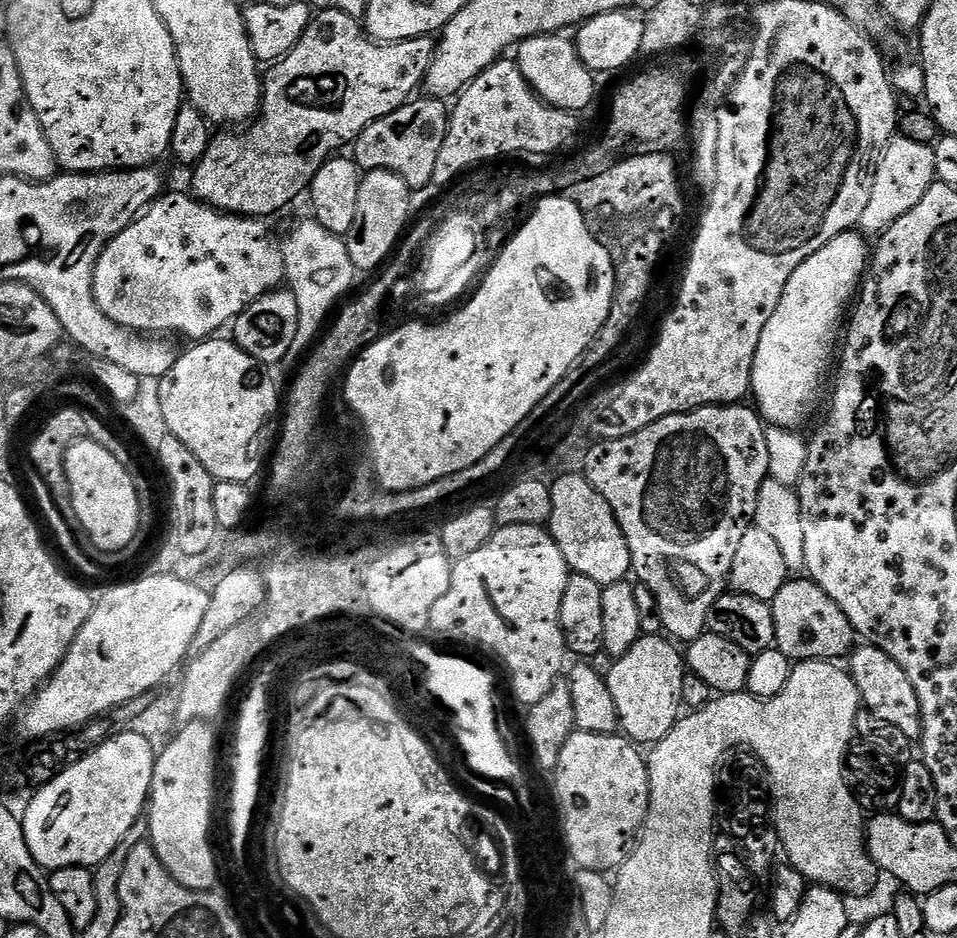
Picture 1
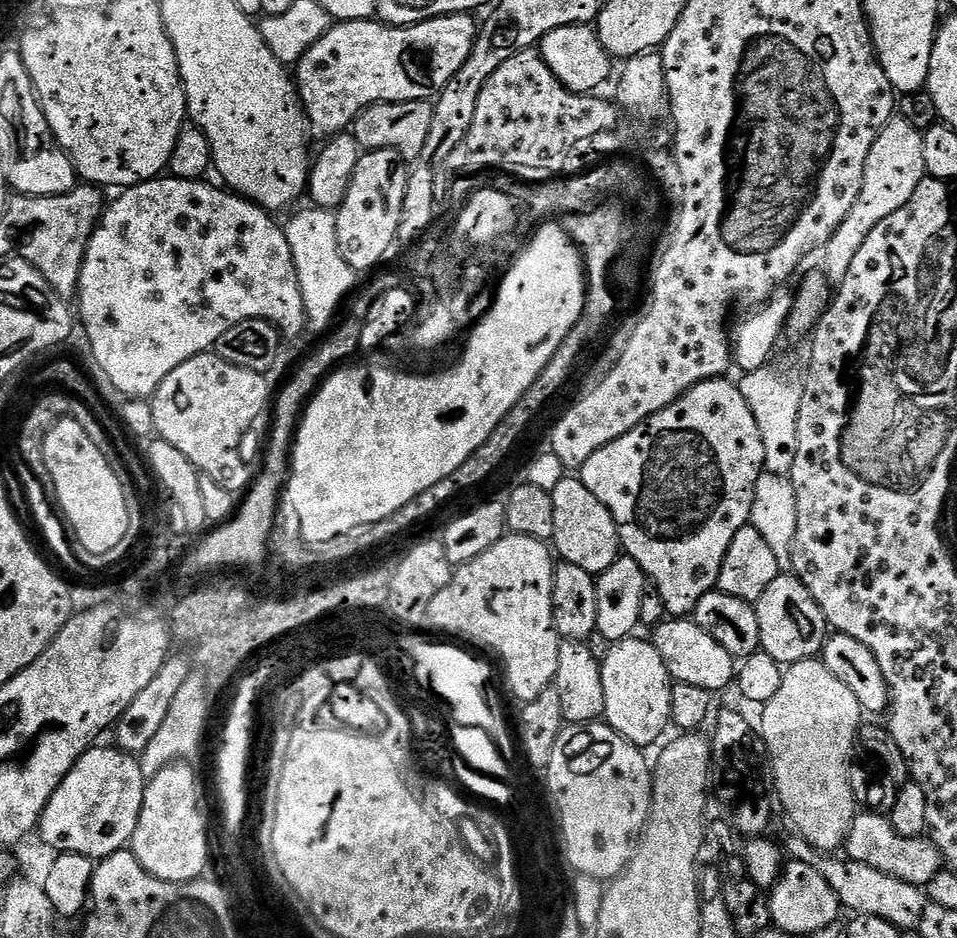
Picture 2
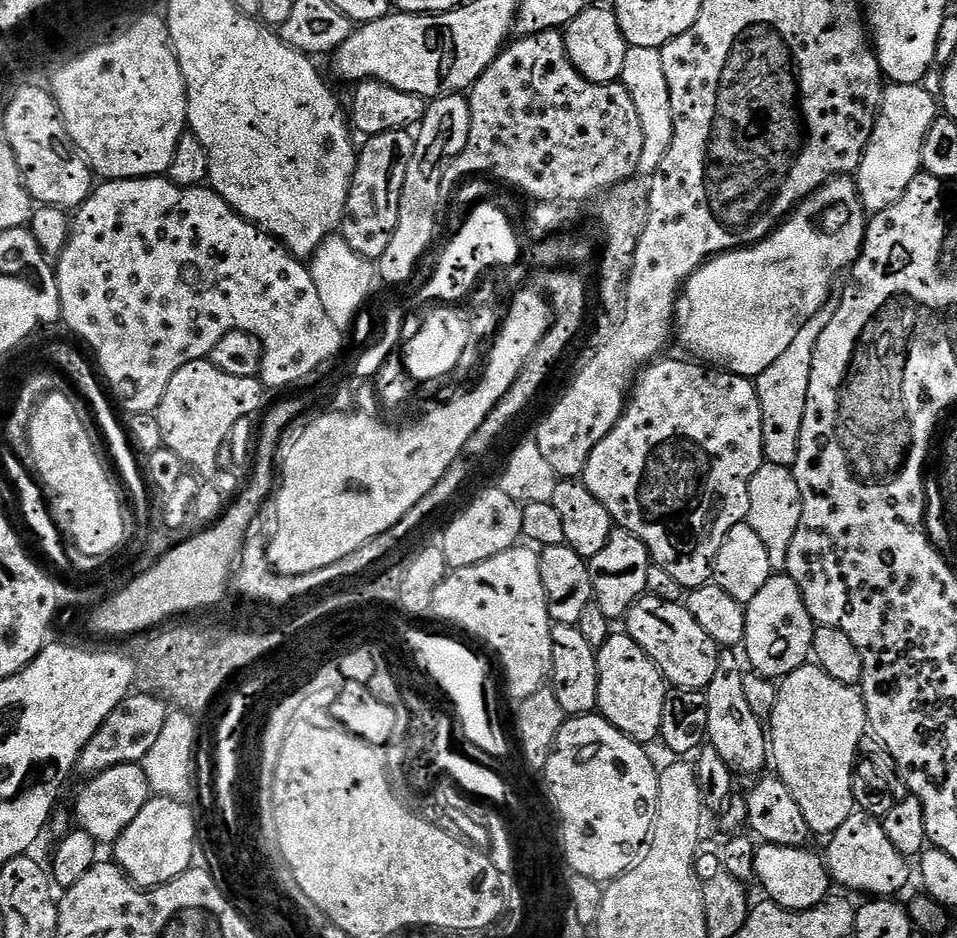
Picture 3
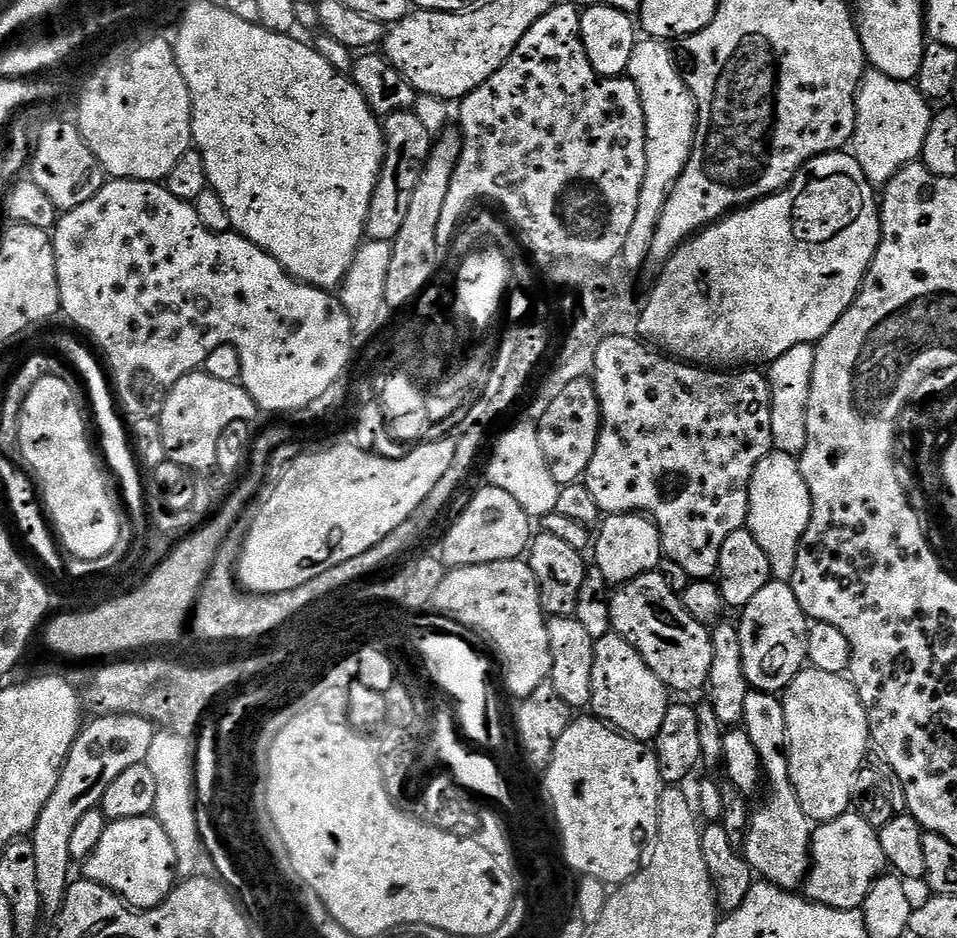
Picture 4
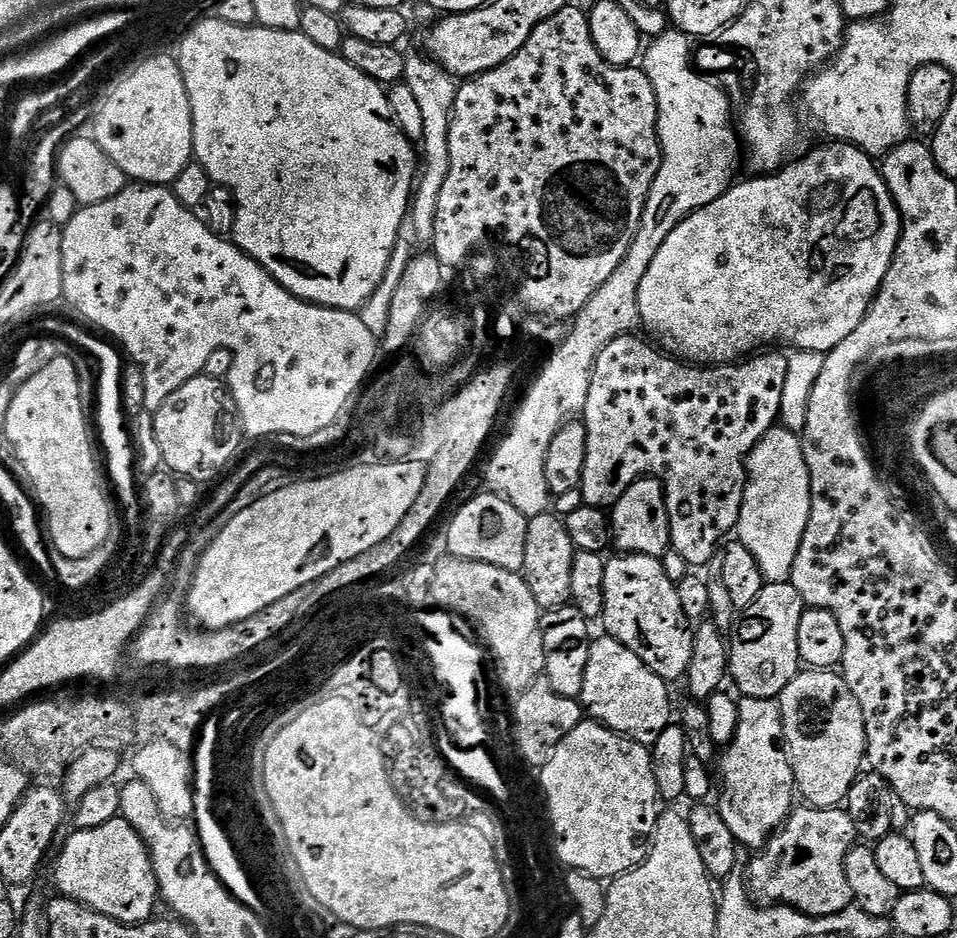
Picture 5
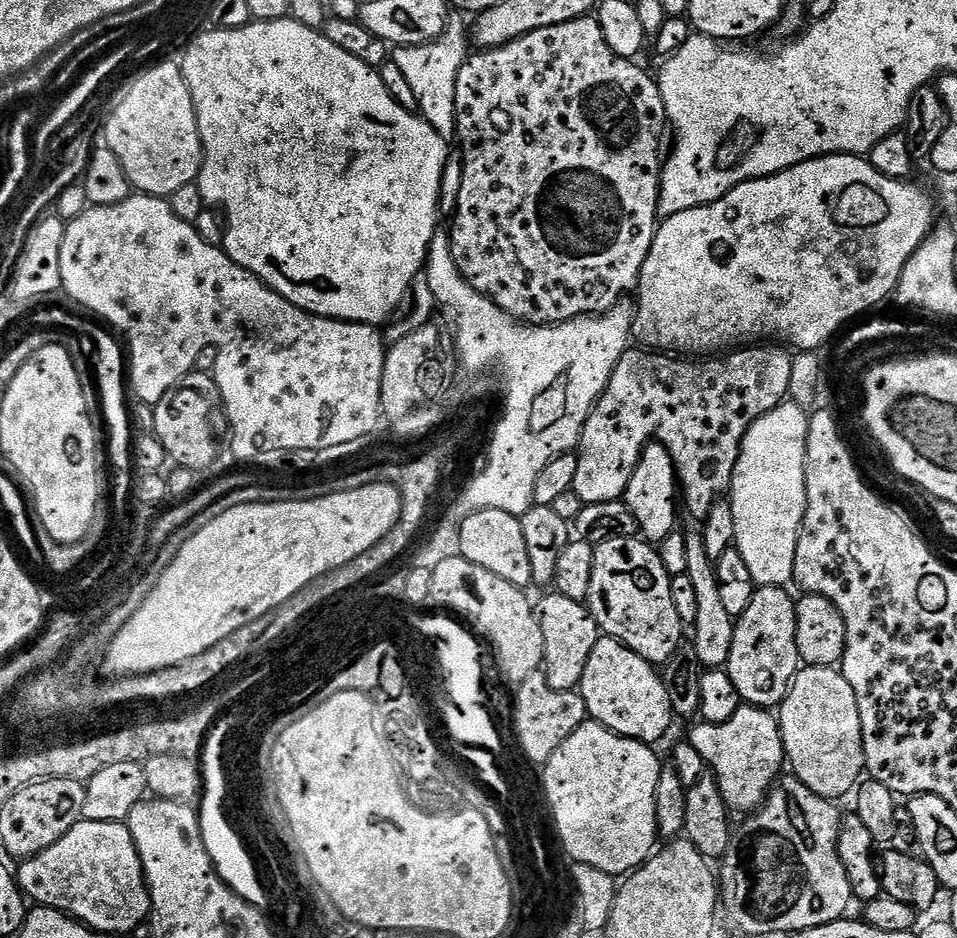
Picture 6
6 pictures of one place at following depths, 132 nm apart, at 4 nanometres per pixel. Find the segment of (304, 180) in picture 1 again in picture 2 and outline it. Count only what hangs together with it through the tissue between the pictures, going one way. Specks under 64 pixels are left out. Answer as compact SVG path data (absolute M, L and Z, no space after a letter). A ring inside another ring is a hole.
M468 14L439 16L421 24L386 24L379 19L346 20L333 23L328 33L295 65L294 79L300 94L300 103L308 118L309 129L323 138L339 136L351 129L359 112L365 112L375 104L393 104L411 100L432 100L439 97L444 87L462 70L470 50L476 44L478 24Z

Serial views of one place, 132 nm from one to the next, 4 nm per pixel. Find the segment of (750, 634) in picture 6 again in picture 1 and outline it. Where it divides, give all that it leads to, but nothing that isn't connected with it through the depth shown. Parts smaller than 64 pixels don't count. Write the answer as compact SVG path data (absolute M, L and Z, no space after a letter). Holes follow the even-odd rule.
M789 579L773 600L774 630L776 648L793 662L801 660L839 661L839 656L847 657L853 647L854 633L846 614L811 579Z

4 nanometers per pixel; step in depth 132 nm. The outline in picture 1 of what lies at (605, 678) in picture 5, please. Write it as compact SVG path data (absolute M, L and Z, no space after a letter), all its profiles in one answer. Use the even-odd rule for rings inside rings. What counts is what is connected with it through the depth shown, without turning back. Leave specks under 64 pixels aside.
M641 635L631 650L619 657L608 671L606 679L610 694L614 694L614 706L618 706L620 728L623 735L637 745L656 745L671 734L676 721L681 719L686 660L681 649L679 652L675 647L679 648L663 635Z

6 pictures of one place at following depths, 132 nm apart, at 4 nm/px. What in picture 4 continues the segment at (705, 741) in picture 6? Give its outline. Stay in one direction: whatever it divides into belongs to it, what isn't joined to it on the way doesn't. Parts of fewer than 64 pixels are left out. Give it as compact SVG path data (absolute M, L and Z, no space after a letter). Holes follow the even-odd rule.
M749 690L746 694L742 726L750 734L750 742L754 742L754 747L758 749L764 767L766 788L772 791L768 801L751 813L748 836L742 845L742 855L761 881L779 888L799 889L807 880L808 869L812 863L814 824L802 810L802 802L798 802L798 794L790 778L788 731L783 699L771 692Z

